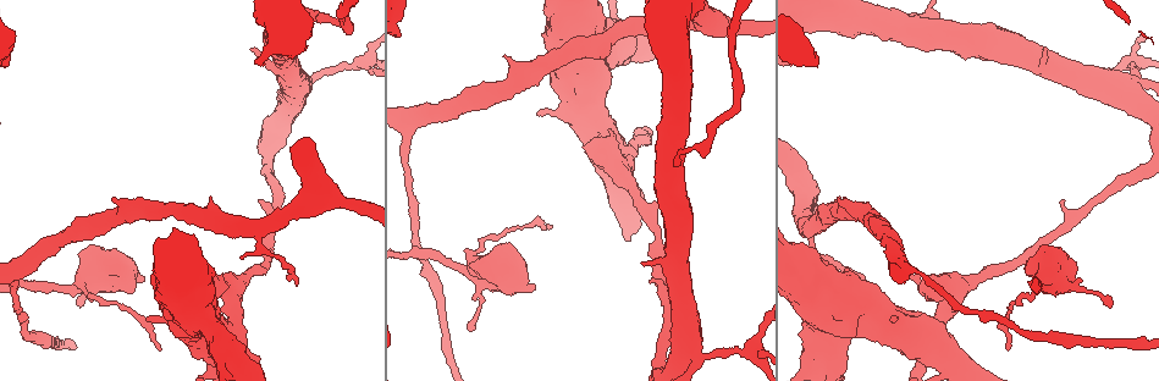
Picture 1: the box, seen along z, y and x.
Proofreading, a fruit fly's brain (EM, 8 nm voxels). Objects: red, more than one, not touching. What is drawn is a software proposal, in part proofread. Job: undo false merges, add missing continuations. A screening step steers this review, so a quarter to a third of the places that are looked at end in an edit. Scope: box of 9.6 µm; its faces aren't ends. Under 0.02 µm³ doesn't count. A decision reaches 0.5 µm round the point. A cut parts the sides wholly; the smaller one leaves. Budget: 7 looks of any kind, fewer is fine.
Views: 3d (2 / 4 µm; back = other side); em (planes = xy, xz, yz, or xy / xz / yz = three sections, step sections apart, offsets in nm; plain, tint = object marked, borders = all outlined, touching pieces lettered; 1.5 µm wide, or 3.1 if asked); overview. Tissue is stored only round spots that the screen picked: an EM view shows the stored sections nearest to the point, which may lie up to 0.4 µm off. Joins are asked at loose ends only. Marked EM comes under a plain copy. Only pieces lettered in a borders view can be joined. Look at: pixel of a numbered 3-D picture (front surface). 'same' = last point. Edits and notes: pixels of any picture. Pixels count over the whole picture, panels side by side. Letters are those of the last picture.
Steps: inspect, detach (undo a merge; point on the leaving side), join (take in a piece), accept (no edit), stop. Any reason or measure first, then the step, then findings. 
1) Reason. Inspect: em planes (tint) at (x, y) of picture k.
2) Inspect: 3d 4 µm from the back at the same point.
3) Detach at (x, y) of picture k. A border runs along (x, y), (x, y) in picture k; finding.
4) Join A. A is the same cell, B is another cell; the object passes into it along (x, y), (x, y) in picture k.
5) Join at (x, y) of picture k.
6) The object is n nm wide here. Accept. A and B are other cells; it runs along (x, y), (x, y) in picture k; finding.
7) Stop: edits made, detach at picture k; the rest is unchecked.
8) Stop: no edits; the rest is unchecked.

Free end. Inspect: 3d 2 µm at (840, 201) of picture 1.

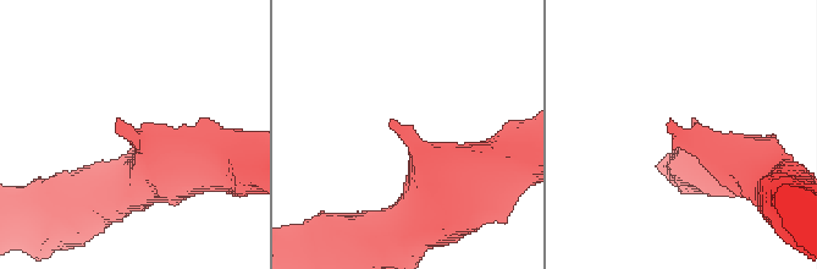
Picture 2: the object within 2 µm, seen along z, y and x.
Inspect: em planes (borders) at (391, 119) of picture 2.

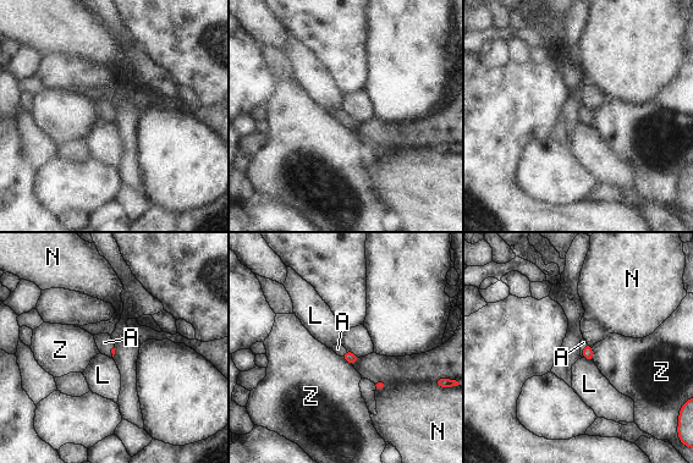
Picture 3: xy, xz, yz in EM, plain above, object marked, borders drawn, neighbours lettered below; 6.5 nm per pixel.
Join A. A is the same cell, L, N and Z are other cells; it goes on there.

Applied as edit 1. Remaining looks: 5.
Inspect: em planes (tint) at (1065, 200) of picture 1.

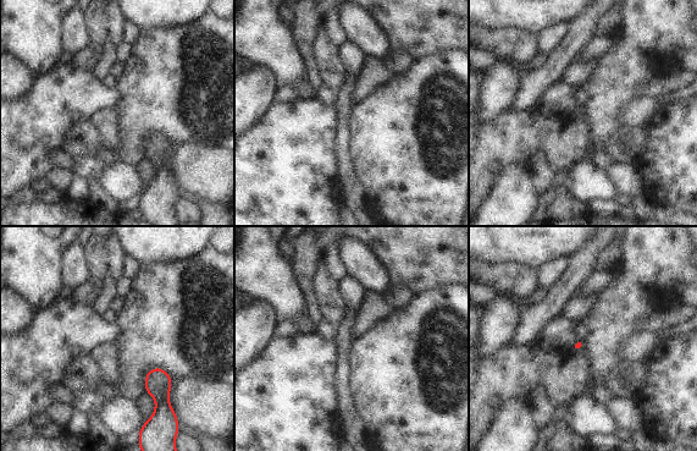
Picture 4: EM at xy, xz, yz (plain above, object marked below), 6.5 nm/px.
Inspect: em planes (borders) at the same point.

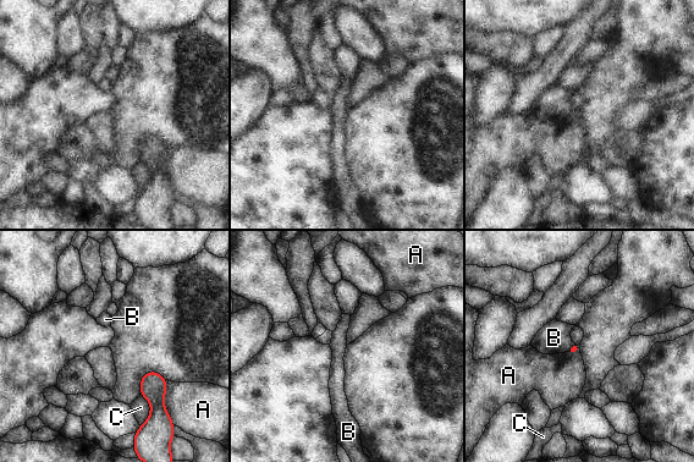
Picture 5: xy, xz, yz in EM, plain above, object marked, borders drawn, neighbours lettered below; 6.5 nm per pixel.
Accept. A, B and C are other cells; a border runs along (165, 380), (164, 406), (168, 412) in picture 5; none of them fits.

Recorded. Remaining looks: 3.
Branch stops here. Inspect: em planes (borders) at (1044, 51) of picture 1.

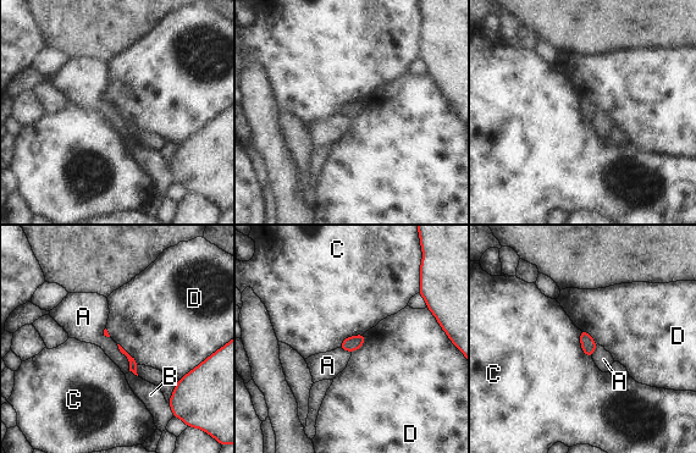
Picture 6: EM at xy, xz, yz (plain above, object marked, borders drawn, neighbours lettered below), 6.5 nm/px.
Accept. A, B, C and D are other cells; a border runs along (579, 330), (581, 351), (591, 357) in picture 6; no lettered piece goes on from it.

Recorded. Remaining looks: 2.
Stop: edits made, join at picture 3; the rest is unchecked.

